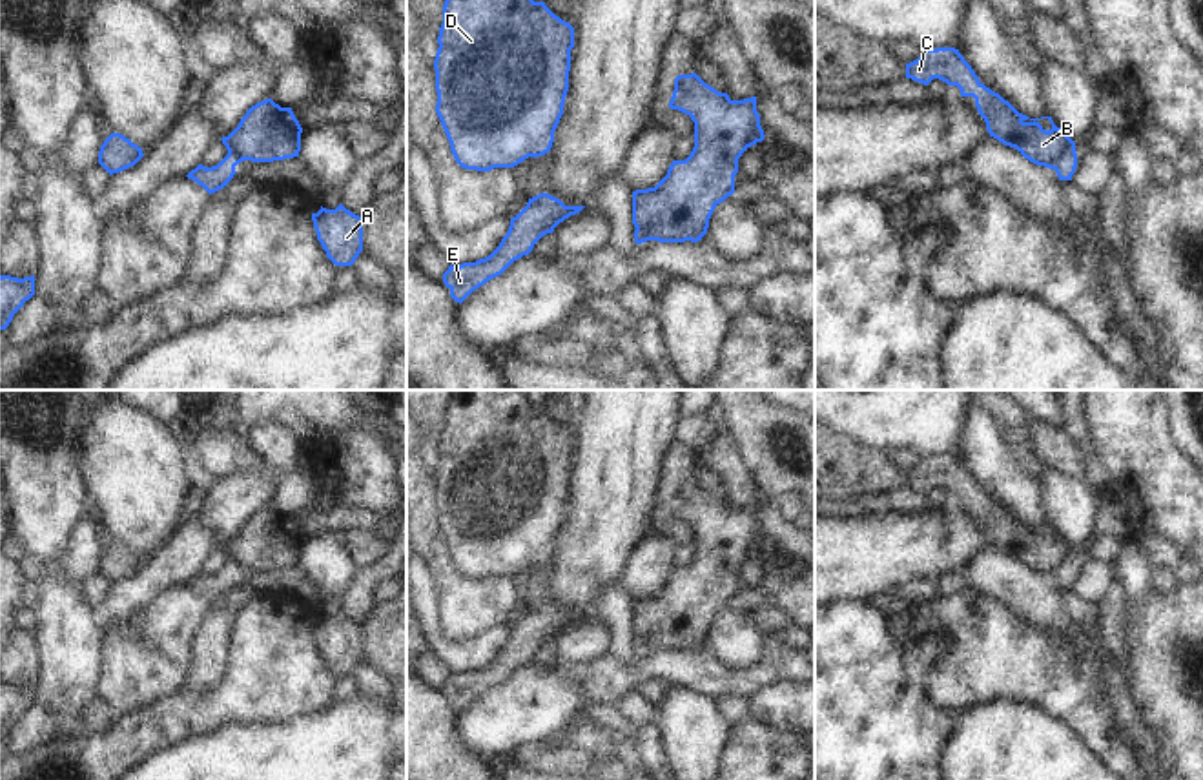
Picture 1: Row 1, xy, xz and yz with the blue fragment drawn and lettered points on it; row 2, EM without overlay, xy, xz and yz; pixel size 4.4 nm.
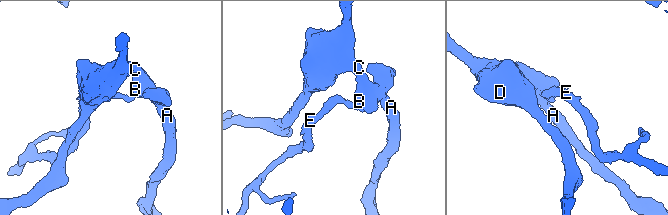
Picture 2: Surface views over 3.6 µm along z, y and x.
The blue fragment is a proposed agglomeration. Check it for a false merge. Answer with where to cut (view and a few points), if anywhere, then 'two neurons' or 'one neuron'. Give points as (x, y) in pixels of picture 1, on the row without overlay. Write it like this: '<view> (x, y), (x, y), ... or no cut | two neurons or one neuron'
yz (1074, 558), (1054, 576) | two neurons

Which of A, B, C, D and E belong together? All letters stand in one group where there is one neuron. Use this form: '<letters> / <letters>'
A B C D / E

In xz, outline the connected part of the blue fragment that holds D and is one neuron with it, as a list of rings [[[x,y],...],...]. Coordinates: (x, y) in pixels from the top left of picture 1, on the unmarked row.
[[[450,390],[437,452],[436,521],[461,576],[514,576],[550,559],[569,499],[569,430],[534,410],[523,390]]]

